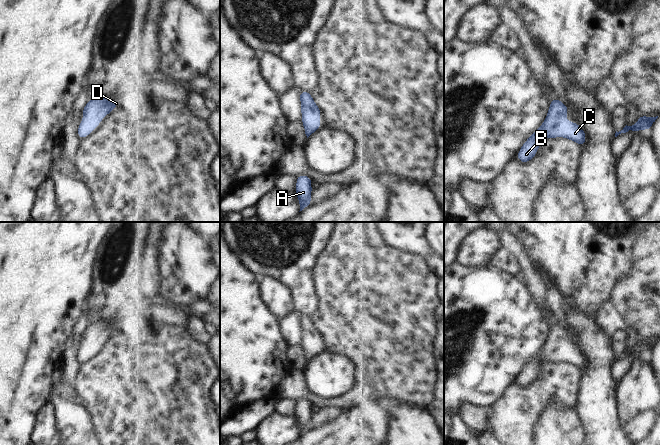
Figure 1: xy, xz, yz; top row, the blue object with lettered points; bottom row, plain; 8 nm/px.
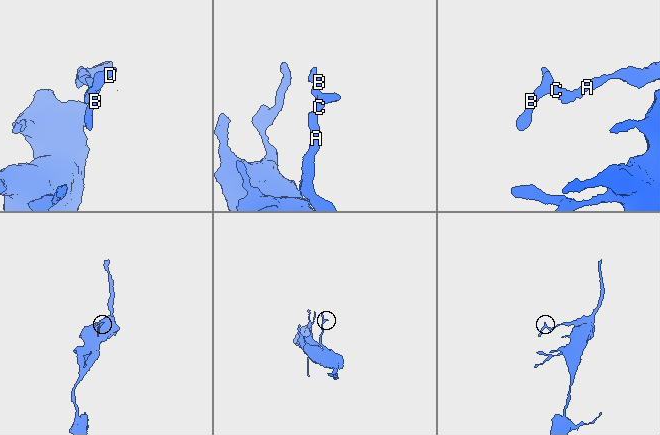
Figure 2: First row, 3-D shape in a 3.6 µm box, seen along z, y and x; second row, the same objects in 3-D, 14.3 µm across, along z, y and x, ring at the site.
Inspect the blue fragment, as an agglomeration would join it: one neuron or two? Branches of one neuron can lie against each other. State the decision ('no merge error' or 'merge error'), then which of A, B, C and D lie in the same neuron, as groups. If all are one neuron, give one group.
no merge error; A B C D

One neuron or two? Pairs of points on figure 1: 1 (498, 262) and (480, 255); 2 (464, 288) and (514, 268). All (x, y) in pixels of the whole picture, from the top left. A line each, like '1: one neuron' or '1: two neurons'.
1: two neurons
2: two neurons

